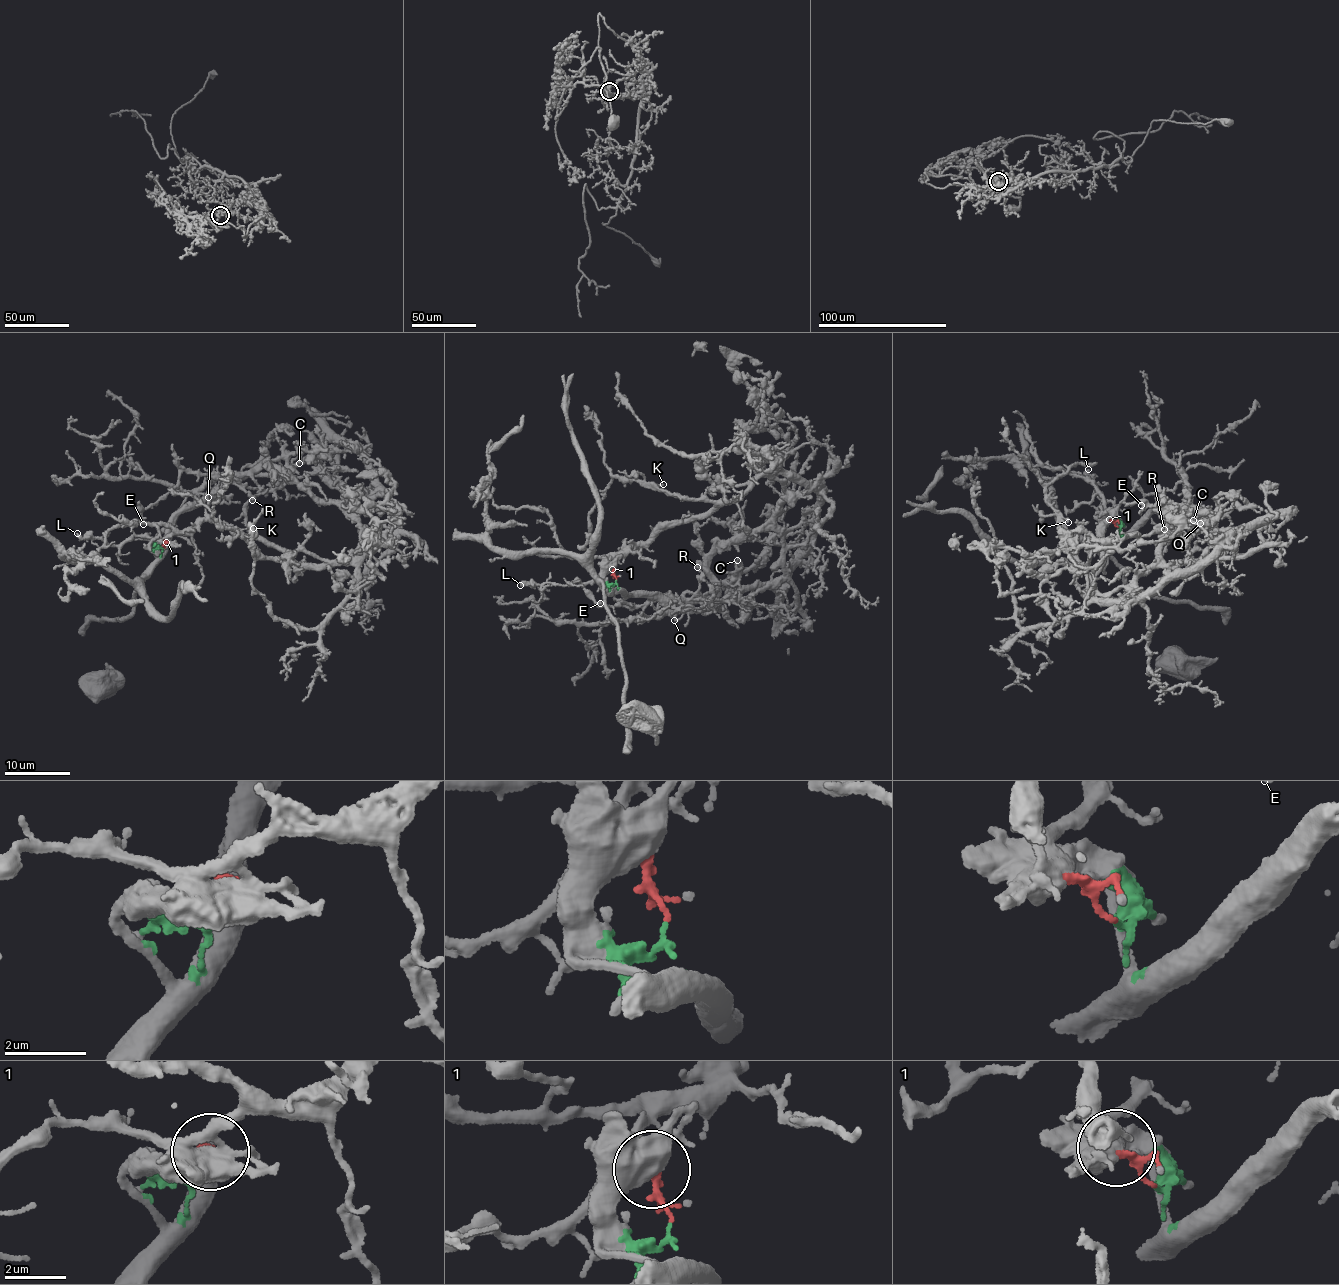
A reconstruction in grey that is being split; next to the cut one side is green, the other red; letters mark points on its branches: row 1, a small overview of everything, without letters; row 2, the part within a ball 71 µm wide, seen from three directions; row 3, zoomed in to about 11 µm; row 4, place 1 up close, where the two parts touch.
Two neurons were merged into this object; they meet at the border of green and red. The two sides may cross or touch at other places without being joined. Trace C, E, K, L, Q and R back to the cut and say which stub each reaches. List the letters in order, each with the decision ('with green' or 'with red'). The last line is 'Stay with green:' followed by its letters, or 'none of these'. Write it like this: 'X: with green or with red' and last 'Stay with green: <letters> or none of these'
C: with green
E: with green
K: with red
L: with red
Q: with green
R: with green
Stay with green: C, E, Q, R

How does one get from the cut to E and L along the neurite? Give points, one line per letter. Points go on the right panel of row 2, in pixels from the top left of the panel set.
E: (1117, 527), (1122, 535), (1156, 511), (1174, 516), (1182, 510), (1187, 494), (1183, 481), (1145, 496), (1141, 504)
L: (1118, 527), (1106, 514), (1113, 504), (1099, 498), (1088, 469)

